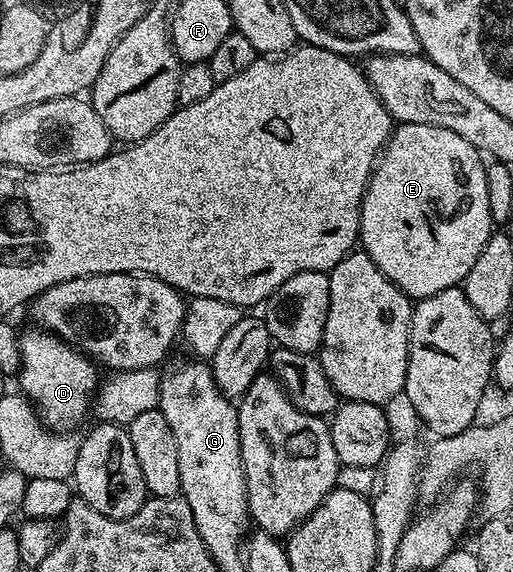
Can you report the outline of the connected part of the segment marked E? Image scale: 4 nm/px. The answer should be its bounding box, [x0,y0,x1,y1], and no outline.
[359,123,493,299]

